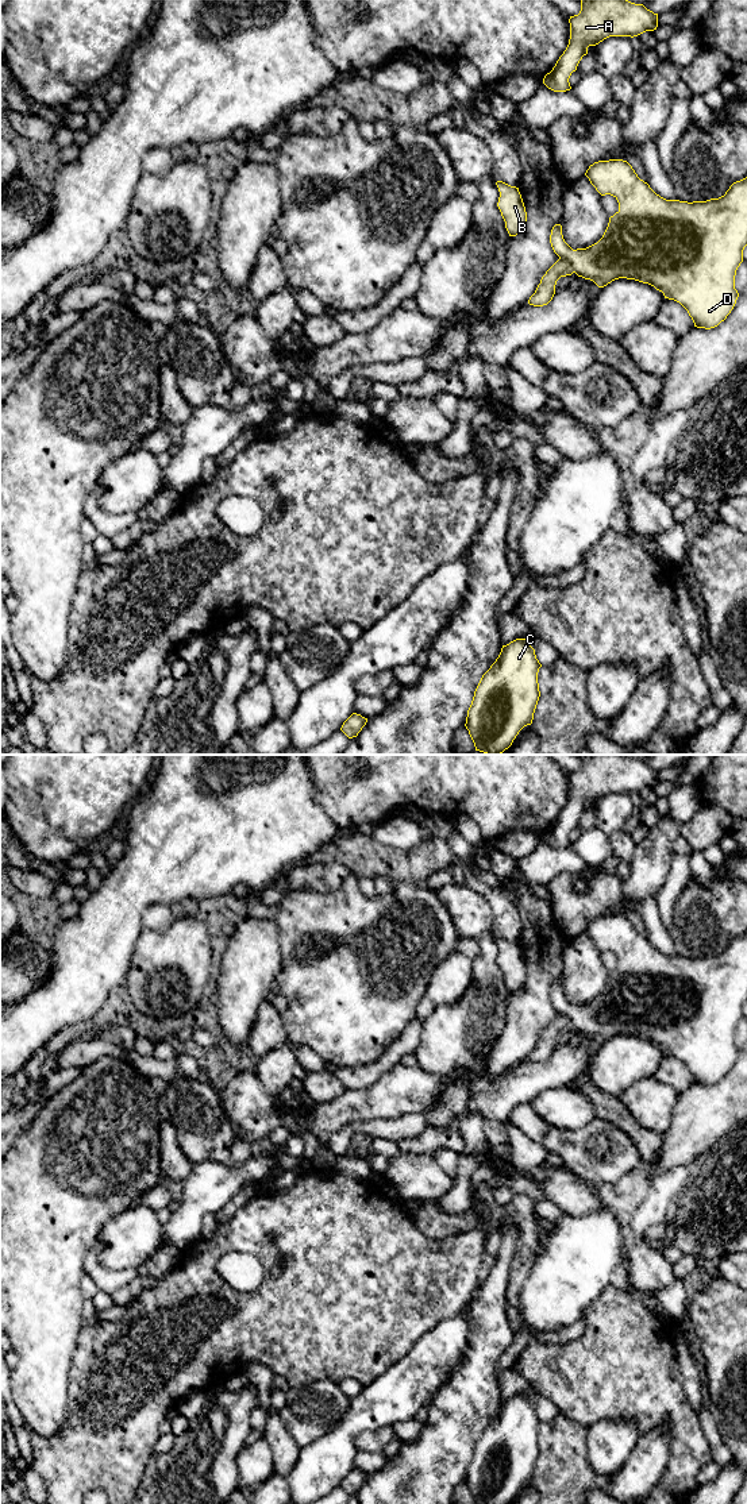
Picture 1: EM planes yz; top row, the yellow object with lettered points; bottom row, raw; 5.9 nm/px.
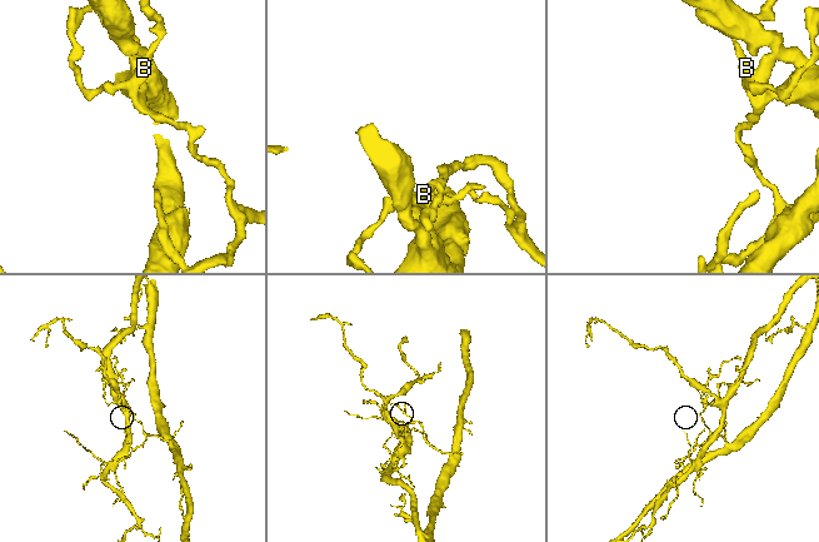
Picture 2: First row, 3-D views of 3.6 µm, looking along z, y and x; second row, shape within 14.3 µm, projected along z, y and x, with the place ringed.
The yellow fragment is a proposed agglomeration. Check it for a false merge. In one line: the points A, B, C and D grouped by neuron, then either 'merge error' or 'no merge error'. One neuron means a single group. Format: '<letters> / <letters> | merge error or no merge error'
A B / C D | merge error

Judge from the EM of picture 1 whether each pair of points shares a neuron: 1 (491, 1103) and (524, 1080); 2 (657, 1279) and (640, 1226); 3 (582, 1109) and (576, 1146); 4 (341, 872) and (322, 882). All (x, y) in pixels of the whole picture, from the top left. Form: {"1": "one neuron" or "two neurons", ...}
{"1": "one neuron", "2": "two neurons", "3": "two neurons", "4": "one neuron"}

